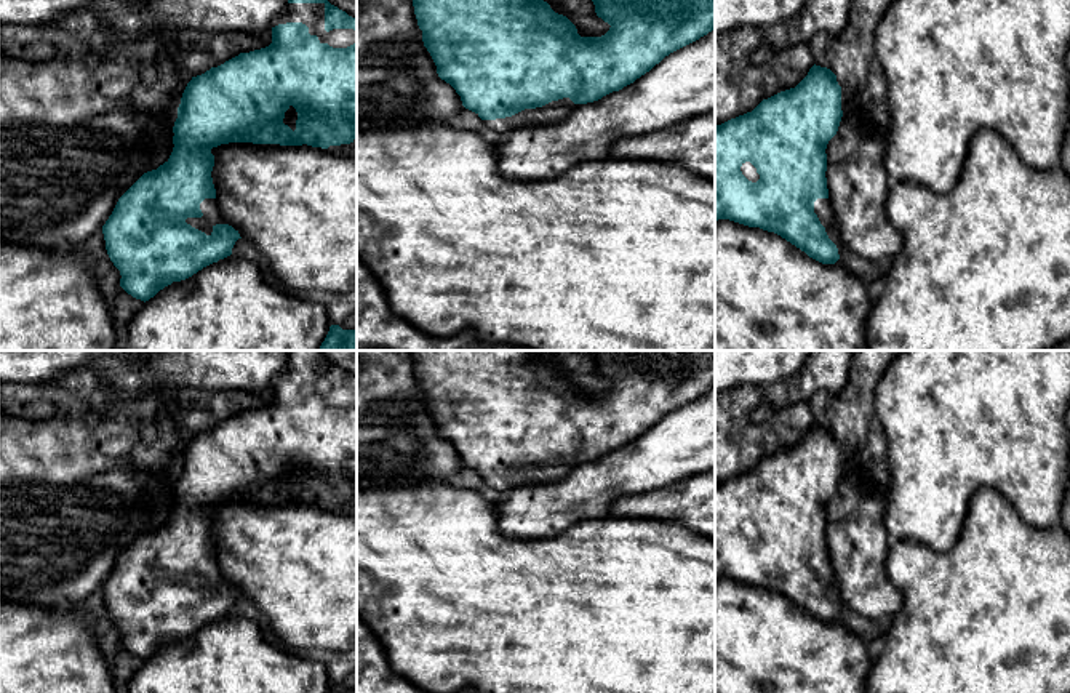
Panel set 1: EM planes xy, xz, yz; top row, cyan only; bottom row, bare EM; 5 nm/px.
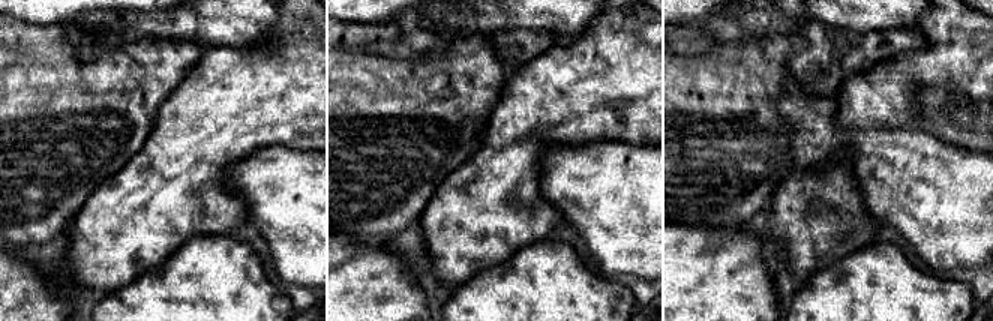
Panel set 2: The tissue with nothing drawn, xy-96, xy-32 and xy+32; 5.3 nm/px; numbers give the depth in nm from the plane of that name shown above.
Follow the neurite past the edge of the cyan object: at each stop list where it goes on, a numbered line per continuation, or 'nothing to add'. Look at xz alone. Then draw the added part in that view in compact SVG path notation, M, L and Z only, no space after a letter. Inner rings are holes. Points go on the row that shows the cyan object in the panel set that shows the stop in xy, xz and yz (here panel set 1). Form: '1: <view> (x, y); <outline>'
1: xz (555, 111); M569 98L552 101L542 107L525 109L512 117L485 120L485 126L497 134L504 134L518 128L555 125L571 115L582 104L574 104Z

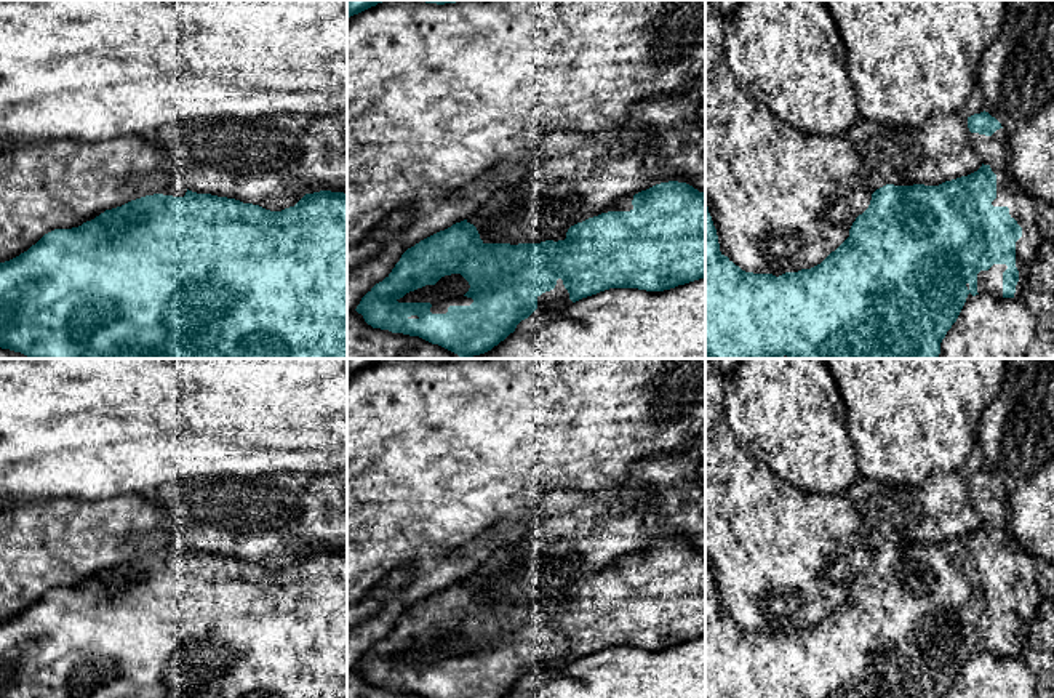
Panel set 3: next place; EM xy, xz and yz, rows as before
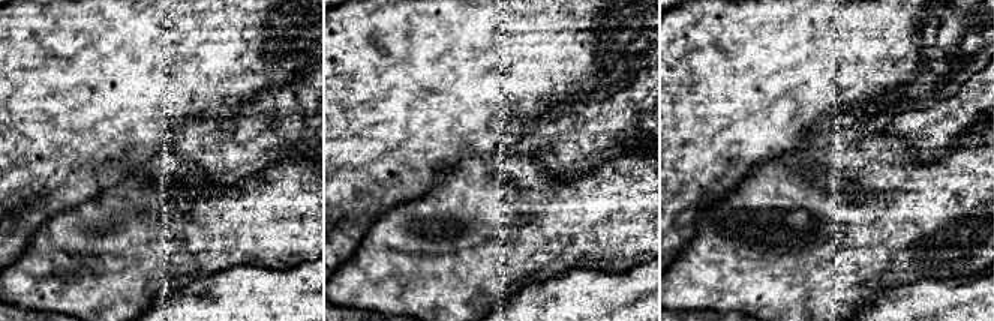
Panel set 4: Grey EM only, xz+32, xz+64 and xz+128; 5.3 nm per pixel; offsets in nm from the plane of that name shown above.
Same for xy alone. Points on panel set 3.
1: xy (175, 189); M170 183L168 189L162 192L163 195L184 197L187 187L178 183Z

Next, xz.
1: xz (557, 298); M558 279L553 290L537 296L537 309L533 314L560 311L563 307L568 307L571 303L573 301L569 299L569 293L565 288L563 280Z
2: xz (437, 308); M457 296L457 298L448 298L441 303L430 303L430 312L432 314L446 314L449 306L470 306L473 303L472 298L467 296Z

